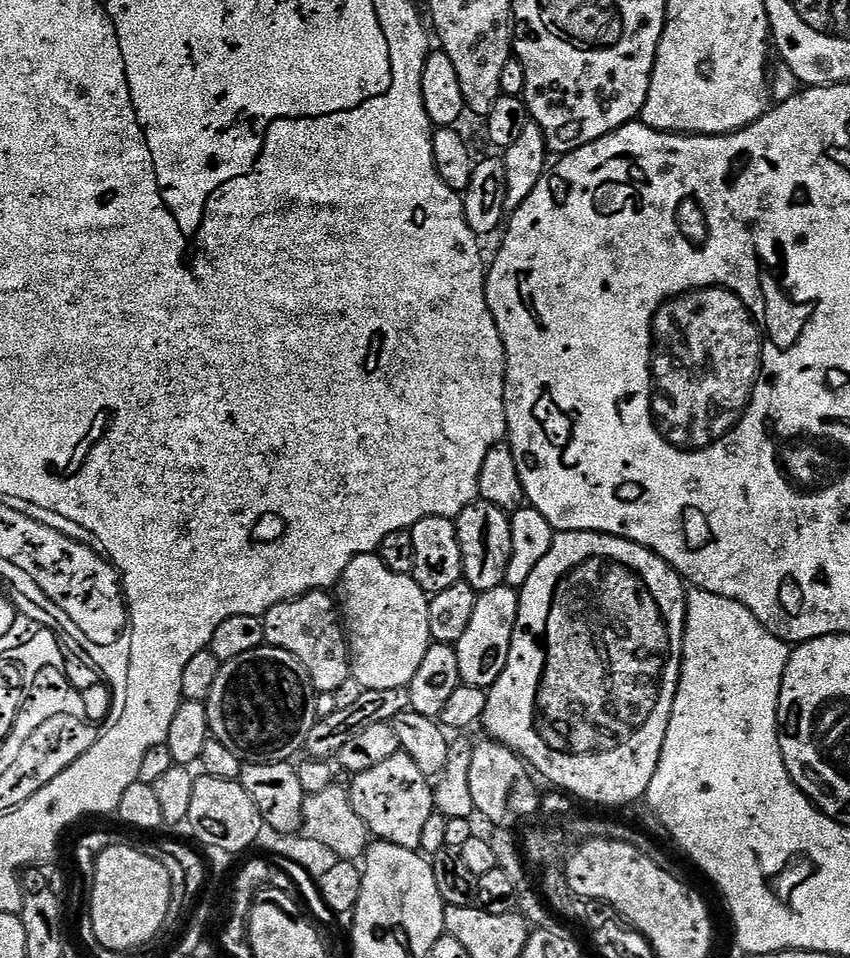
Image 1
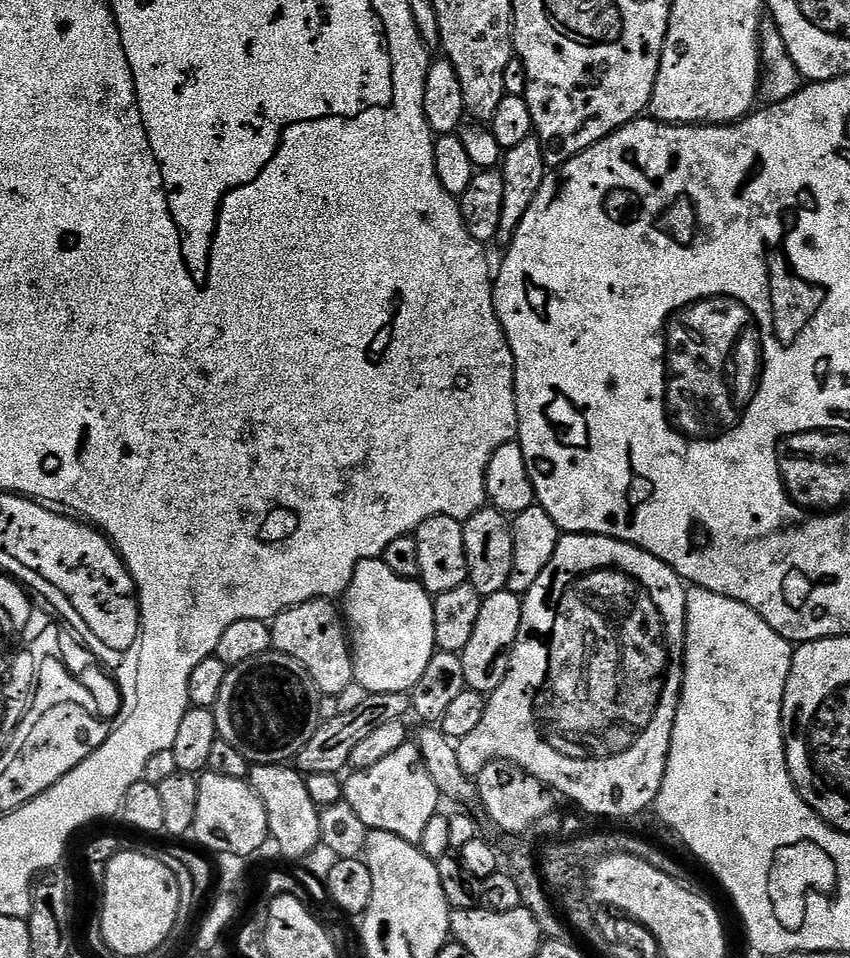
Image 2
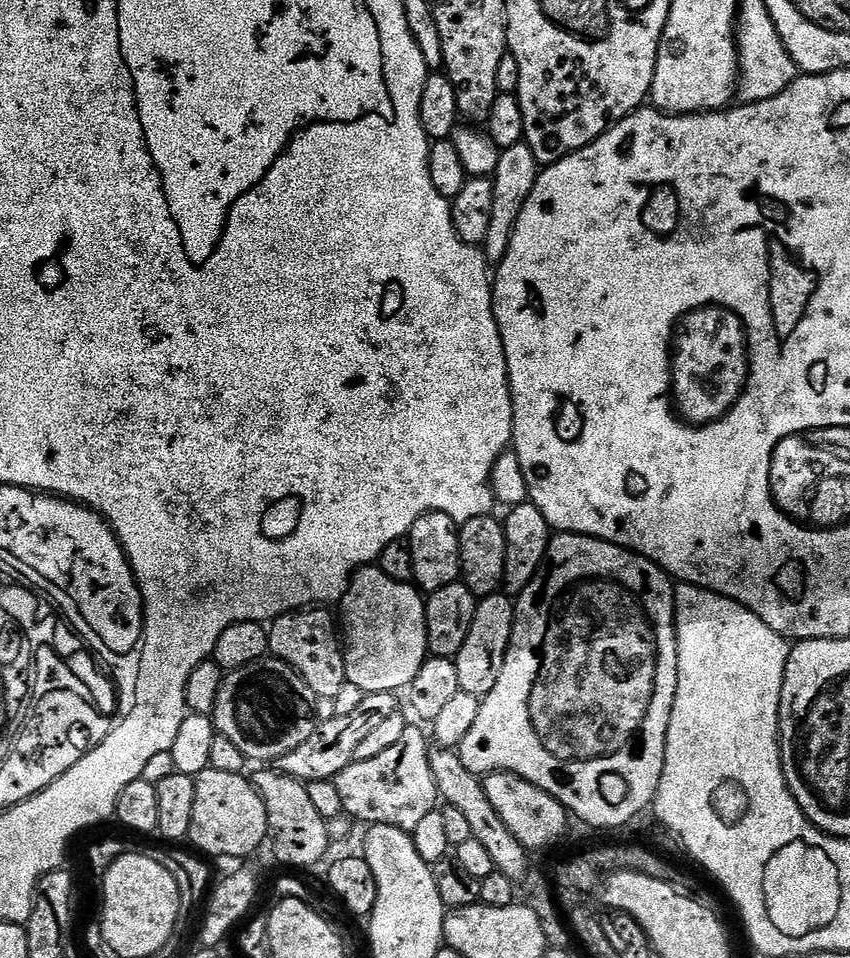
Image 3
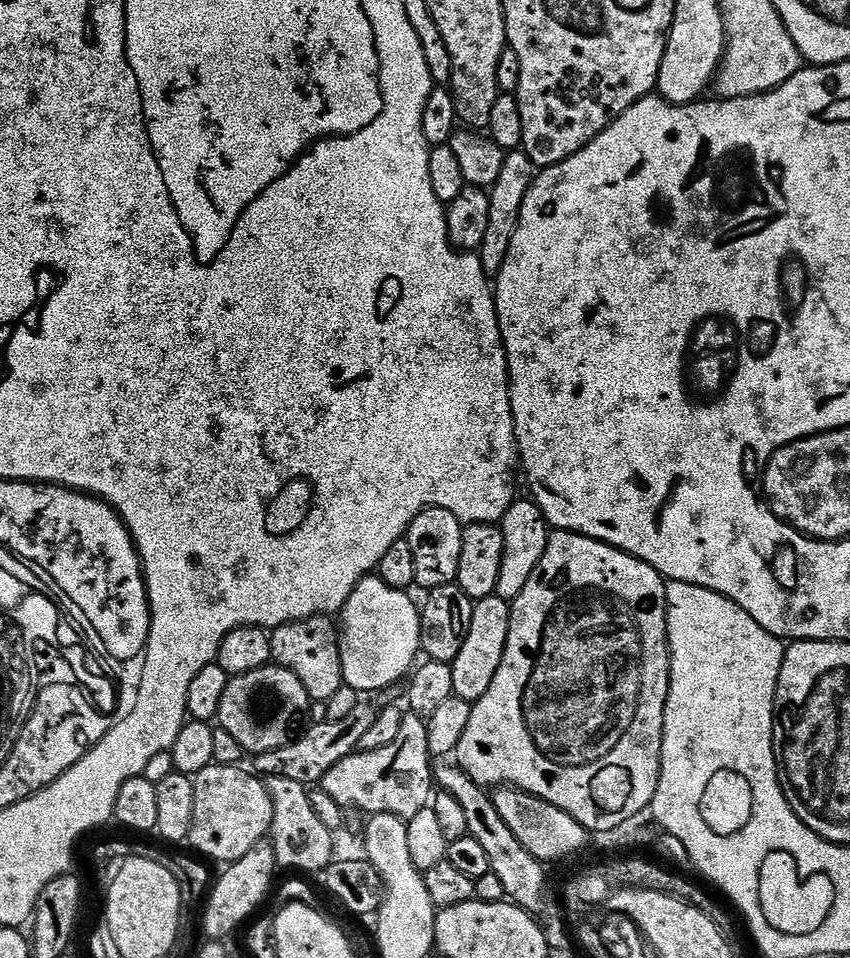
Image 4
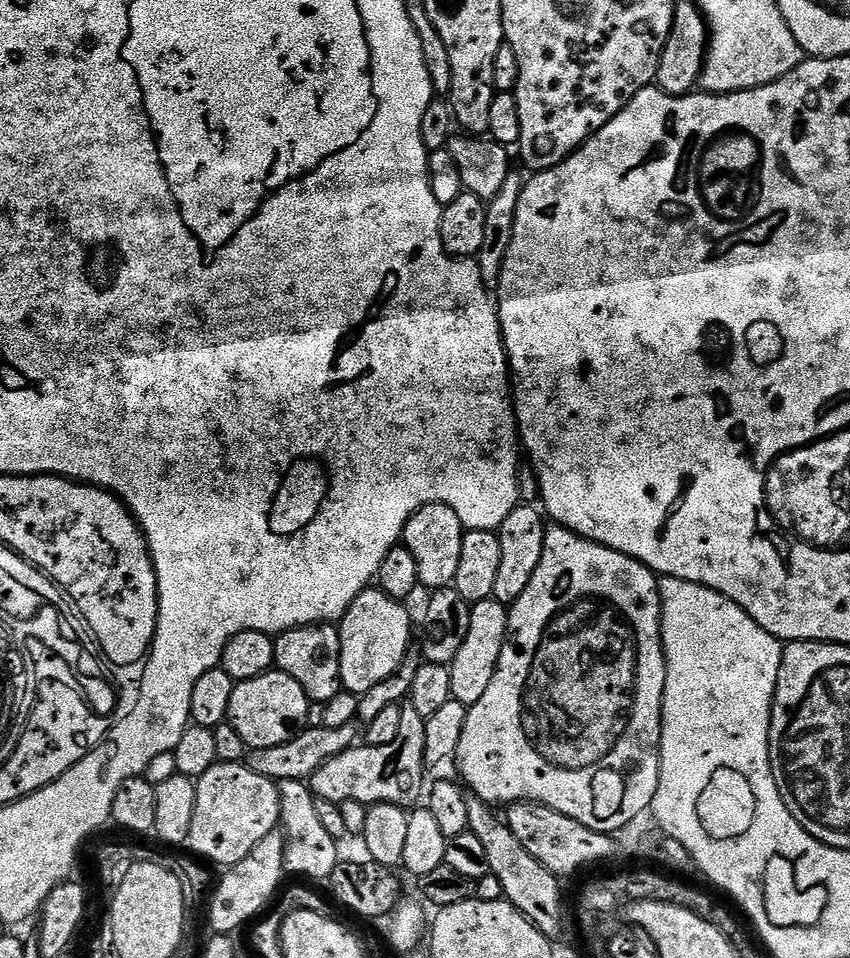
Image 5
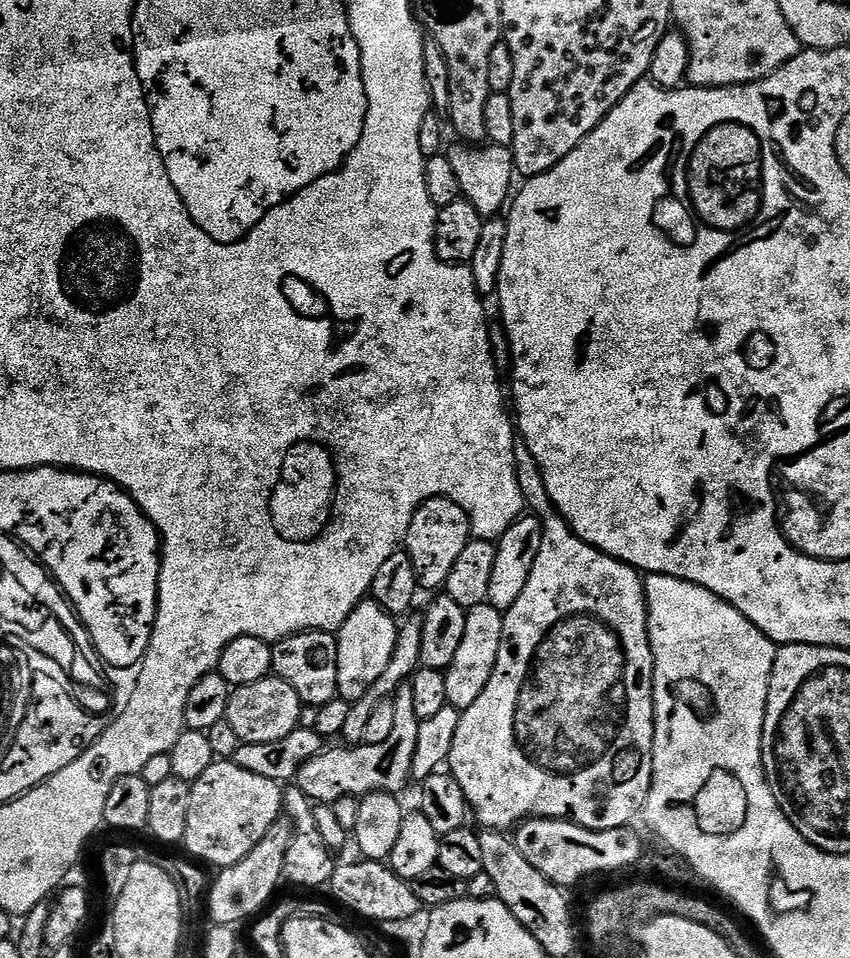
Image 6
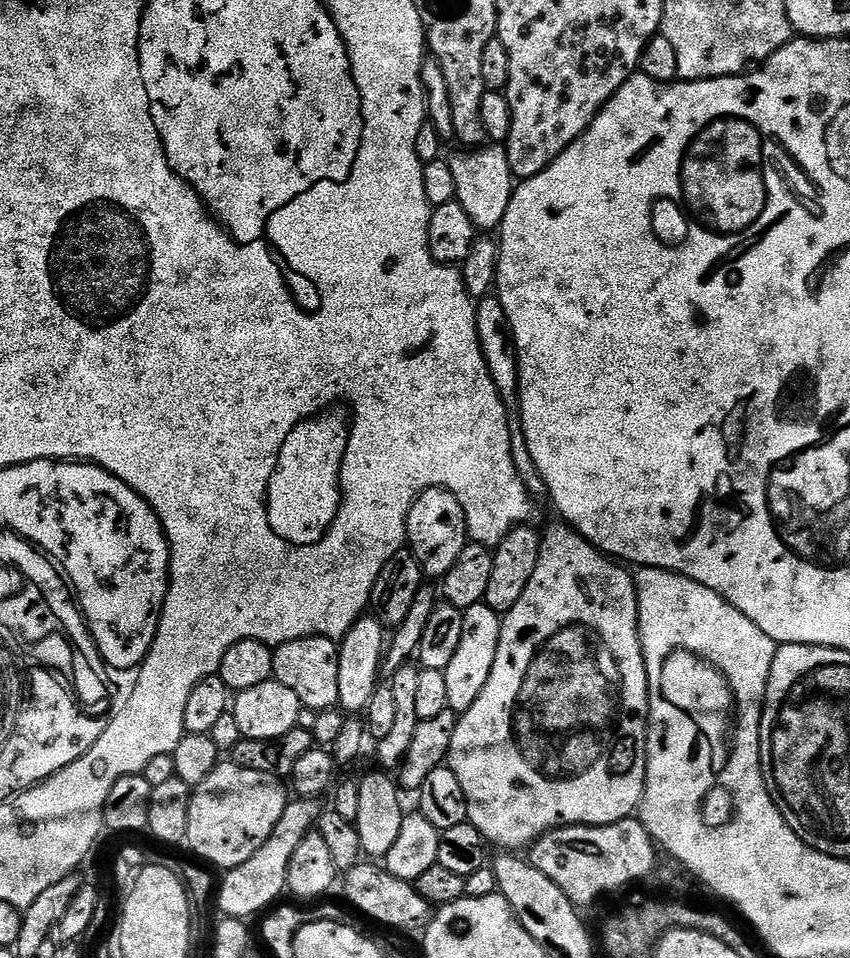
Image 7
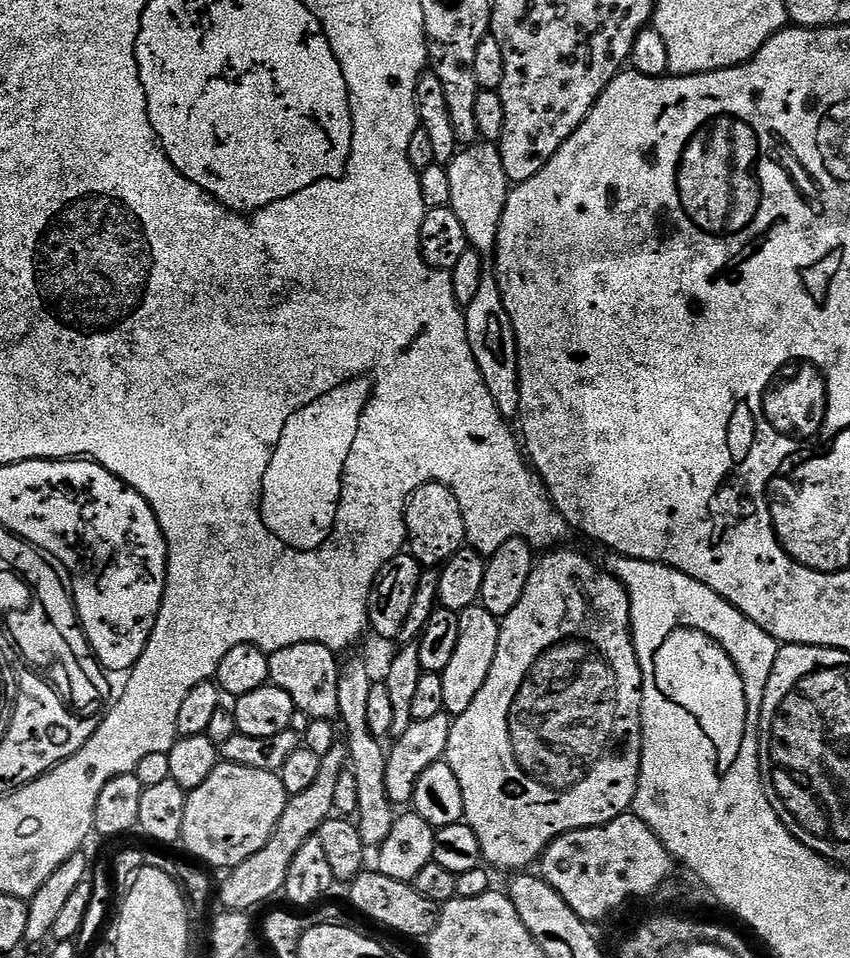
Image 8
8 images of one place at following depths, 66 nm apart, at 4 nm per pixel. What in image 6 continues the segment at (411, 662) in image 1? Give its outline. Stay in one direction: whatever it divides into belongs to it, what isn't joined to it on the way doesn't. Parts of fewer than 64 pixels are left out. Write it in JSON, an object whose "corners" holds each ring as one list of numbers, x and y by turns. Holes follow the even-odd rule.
{"corners":[[371,598,363,600,346,618,346,622,335,633,338,642,338,696,339,699,353,702,360,700,386,666,390,666,390,654,394,654,397,617,392,616,378,602]]}

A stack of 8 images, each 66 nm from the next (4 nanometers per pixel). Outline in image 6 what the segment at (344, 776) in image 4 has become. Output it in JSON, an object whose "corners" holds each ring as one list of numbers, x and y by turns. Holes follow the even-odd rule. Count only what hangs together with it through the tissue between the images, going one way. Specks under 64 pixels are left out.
{"corners":[[411,683,403,684,396,691,396,721,394,734,386,742,364,744,363,746,341,746,342,748,325,747,302,770,298,770,294,787,302,790,306,798,316,804,331,806,343,796,363,798,371,792,391,792,400,794,407,784,413,783,412,767,414,766,414,746,418,746,420,719,414,714,414,690]]}

